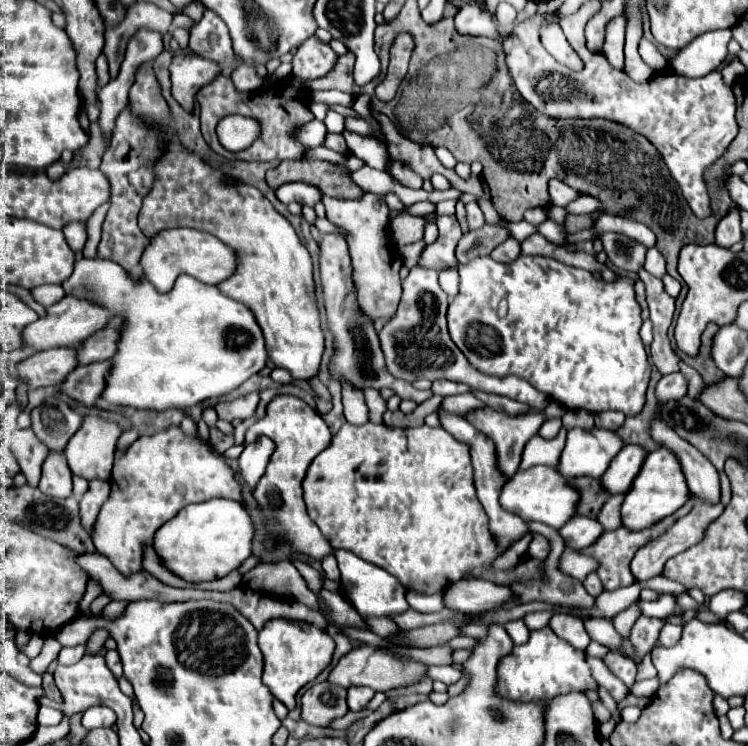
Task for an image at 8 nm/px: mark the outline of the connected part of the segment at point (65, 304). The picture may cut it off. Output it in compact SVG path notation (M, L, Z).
M63 296L57 304L47 308L47 314L37 318L35 322L27 324L23 330L23 344L27 348L35 350L49 350L49 348L77 348L89 334L95 334L101 330L109 320L109 312L101 306L93 306L91 302L73 298L73 296Z

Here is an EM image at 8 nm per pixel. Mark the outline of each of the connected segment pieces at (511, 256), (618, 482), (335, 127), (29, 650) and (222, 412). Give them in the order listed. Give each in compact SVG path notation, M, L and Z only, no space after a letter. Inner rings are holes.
M507 238L505 242L501 242L501 244L491 252L491 258L497 260L497 262L513 262L519 254L521 254L519 242L517 242L515 238Z
M623 446L621 452L611 460L607 472L601 476L601 486L607 494L625 494L629 490L637 470L641 470L641 462L645 460L645 450L641 446Z
M327 112L327 116L325 116L325 126L327 126L327 130L329 132L343 132L343 118L341 118L341 114L337 114L337 112Z
M33 634L31 636L31 640L29 640L29 644L25 646L25 654L29 656L29 658L35 658L35 656L39 656L39 652L41 652L41 648L43 648L43 644L45 644L45 634Z
M251 392L233 402L221 402L215 406L215 410L221 420L245 420L255 412L257 404L259 404L259 392Z

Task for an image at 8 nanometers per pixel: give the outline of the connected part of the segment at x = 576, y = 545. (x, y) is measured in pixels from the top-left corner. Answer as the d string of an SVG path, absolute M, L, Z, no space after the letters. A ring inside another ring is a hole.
M573 516L565 526L559 528L561 538L573 550L583 550L585 546L593 544L601 536L601 524L595 518L581 518Z

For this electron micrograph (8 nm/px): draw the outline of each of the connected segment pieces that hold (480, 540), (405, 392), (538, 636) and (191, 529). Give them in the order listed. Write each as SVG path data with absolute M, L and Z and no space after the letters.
M343 424L341 430L333 436L333 442L329 448L325 448L309 466L307 476L303 480L303 492L305 492L305 504L309 510L311 520L321 528L321 532L325 534L325 538L331 542L331 546L335 550L345 548L345 550L353 550L353 554L359 554L361 558L365 558L367 562L373 562L377 566L381 566L383 570L387 570L389 574L393 574L407 591L418 593L436 593L448 585L450 580L462 580L466 574L472 574L475 578L484 580L493 580L493 582L513 582L517 578L521 578L521 574L525 574L525 570L533 570L533 566L541 566L539 560L523 560L515 570L511 572L493 572L487 570L489 562L501 554L501 550L497 550L497 544L493 542L489 528L487 528L487 514L481 510L481 504L477 500L475 494L475 486L473 486L473 466L471 466L471 458L469 458L469 446L465 446L463 442L455 440L445 428L429 428L429 426L419 426L419 428L389 428L385 424L363 424L363 426L351 426L351 424Z
M327 234L319 244L319 272L323 286L323 300L327 312L327 328L333 334L333 356L329 362L329 374L337 382L349 382L357 390L365 388L391 388L403 400L415 400L417 404L431 398L431 390L417 390L409 382L401 382L393 378L383 360L383 352L379 346L379 338L375 334L375 326L367 314L361 312L357 304L357 288L353 284L353 266L349 256L347 242L337 234Z
M549 626L541 630L531 630L529 640L525 644L513 646L513 650L505 654L497 664L495 694L503 700L543 702L559 694L587 692L597 688L599 686L591 676L591 668L587 664L585 652L573 648L569 642L559 638Z
M213 498L201 504L189 504L165 522L153 536L153 548L161 564L183 578L185 582L199 584L213 578L223 578L233 572L245 558L251 556L253 524L245 508L227 498Z

